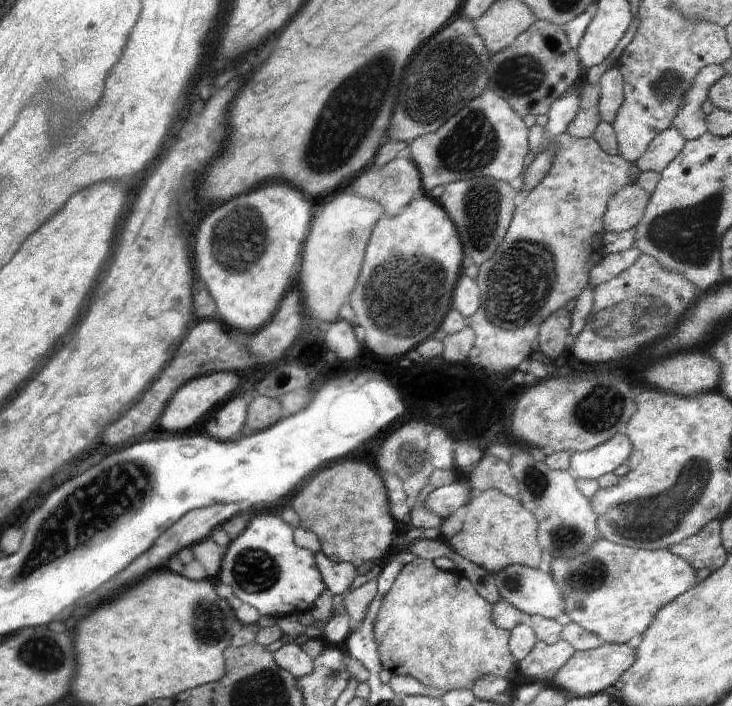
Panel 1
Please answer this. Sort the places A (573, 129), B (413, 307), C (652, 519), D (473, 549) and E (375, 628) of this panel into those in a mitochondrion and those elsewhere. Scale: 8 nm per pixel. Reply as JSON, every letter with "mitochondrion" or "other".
{"A":"other","B":"mitochondrion","C":"mitochondrion","D":"other","E":"other"}

